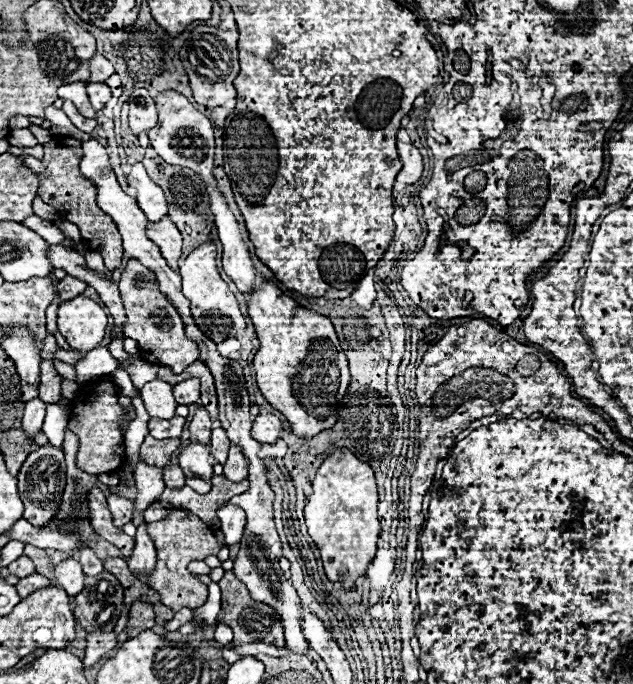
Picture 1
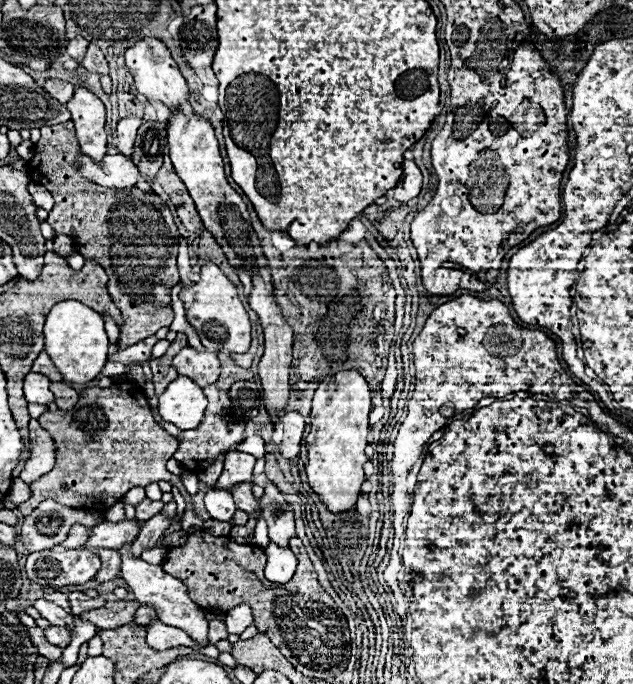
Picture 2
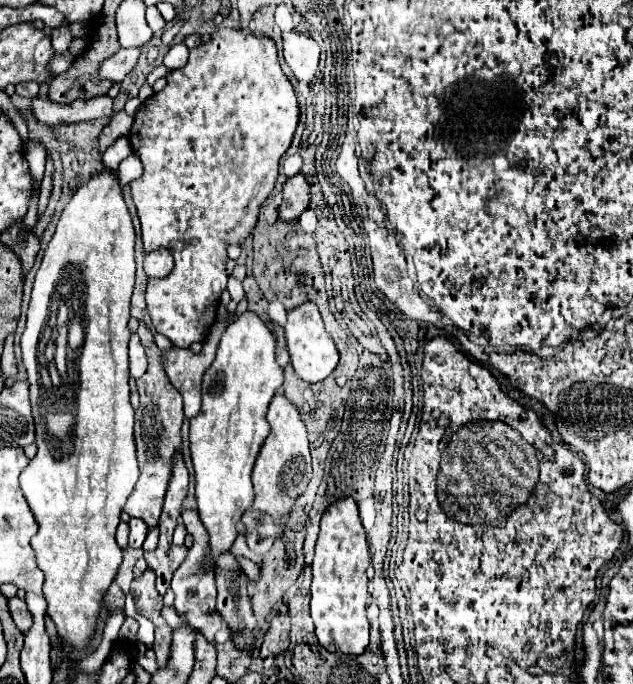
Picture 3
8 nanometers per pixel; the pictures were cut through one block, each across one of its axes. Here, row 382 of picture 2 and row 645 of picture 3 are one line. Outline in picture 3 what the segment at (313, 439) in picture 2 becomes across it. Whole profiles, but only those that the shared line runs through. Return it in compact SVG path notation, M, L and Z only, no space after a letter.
M342 498L330 506L320 520L320 536L314 554L314 580L310 610L316 624L316 638L322 648L334 654L364 654L368 646L368 543L358 506L352 498Z

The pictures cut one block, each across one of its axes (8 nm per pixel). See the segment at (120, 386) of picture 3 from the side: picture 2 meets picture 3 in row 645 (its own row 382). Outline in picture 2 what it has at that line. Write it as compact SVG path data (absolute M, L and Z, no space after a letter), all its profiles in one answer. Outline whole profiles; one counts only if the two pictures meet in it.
M76 300L58 302L44 324L46 352L52 358L58 372L64 376L64 382L84 384L98 378L106 360L108 360L108 336L104 330L104 320L98 312L84 306Z

